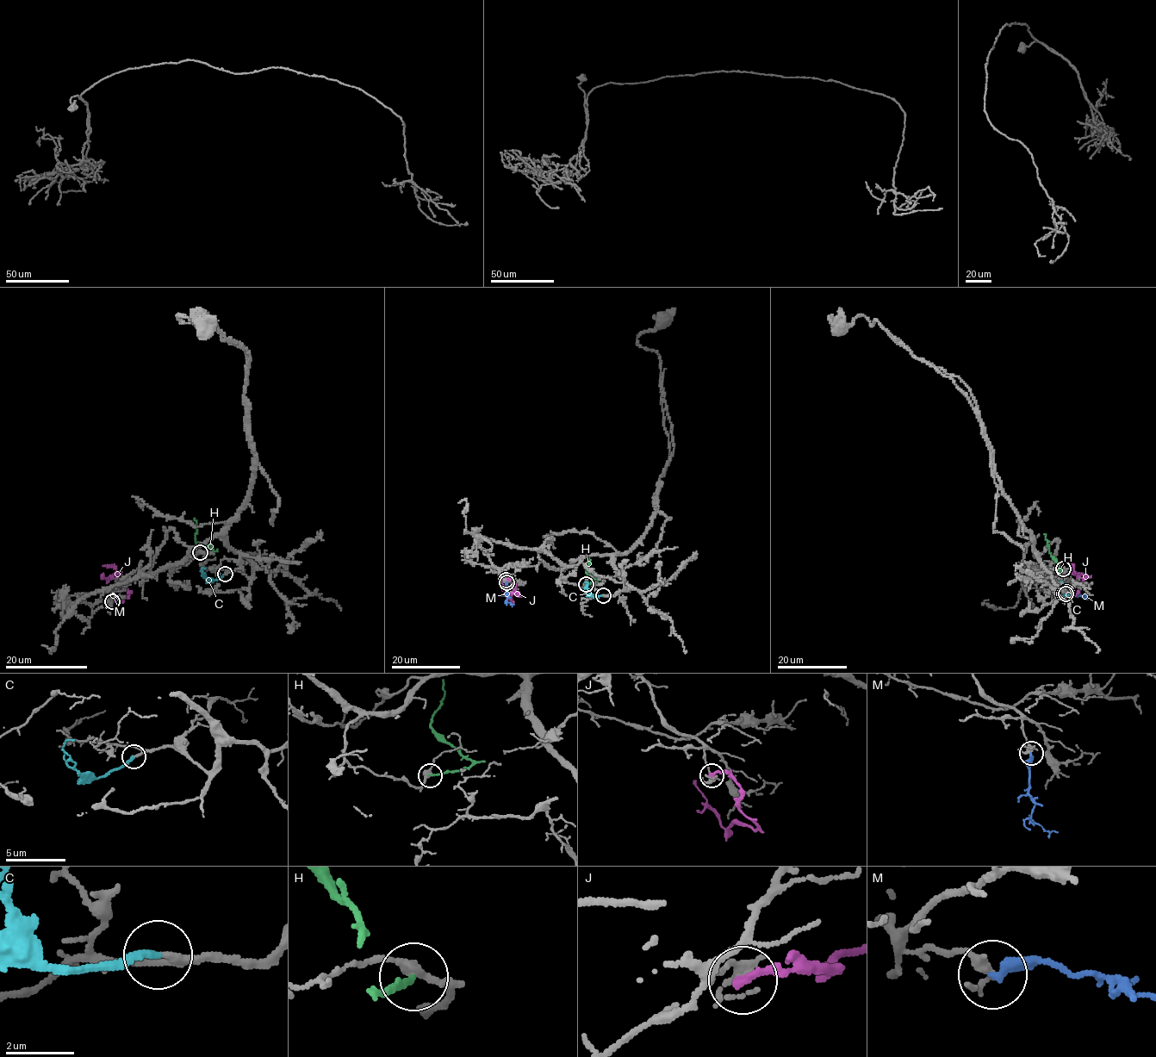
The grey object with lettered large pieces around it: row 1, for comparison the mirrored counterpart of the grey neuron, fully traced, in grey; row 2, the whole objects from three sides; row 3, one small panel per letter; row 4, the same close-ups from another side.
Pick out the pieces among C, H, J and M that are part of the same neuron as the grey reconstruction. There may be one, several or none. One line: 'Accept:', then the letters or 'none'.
Accept: C

